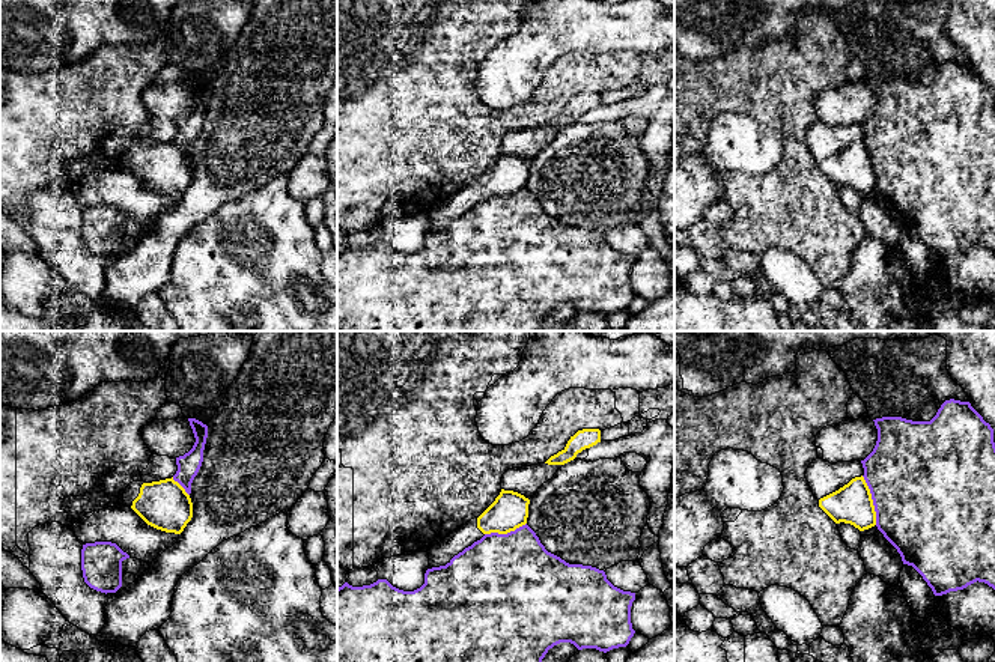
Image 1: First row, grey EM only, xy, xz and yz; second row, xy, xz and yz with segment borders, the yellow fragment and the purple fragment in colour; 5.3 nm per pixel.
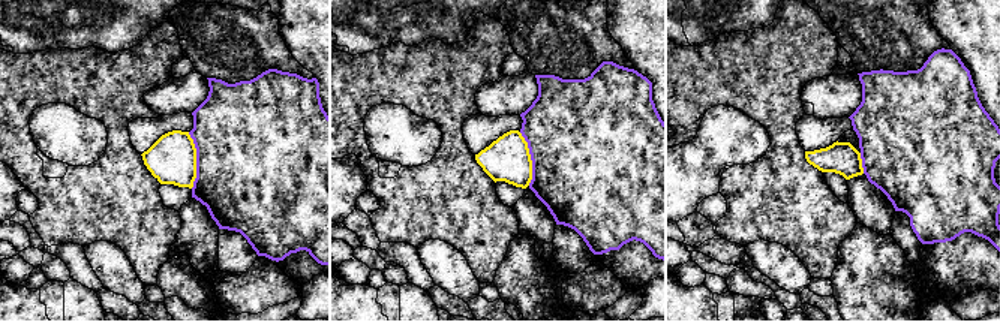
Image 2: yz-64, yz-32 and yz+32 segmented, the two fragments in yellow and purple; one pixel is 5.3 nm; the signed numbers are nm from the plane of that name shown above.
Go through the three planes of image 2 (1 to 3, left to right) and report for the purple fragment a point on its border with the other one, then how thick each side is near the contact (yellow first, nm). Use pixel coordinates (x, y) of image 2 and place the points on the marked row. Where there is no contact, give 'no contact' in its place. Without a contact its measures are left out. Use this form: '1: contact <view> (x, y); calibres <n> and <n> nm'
1: contact yz-64 (195, 160); calibres 260 and 500 nm
2: contact yz-32 (529, 159); calibres 240 and 480 nm
3: contact yz+32 (861, 163); calibres 180 and 480 nm

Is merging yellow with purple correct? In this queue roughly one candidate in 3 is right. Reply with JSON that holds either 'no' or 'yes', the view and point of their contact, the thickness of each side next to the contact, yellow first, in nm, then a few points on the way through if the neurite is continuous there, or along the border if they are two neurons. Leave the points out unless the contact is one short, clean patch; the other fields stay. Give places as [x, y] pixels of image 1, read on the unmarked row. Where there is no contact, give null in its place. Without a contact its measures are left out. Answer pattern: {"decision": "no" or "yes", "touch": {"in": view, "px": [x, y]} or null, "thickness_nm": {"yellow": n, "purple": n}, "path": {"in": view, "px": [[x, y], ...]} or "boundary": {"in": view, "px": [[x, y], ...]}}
{"decision": "no", "touch": {"in": "yz", "px": [872, 163]}, "thickness_nm": {"yellow": 220, "purple": 500}, "boundary": {"in": "yz", "px": [[861, 139], [870, 157], [876, 187]]}}

